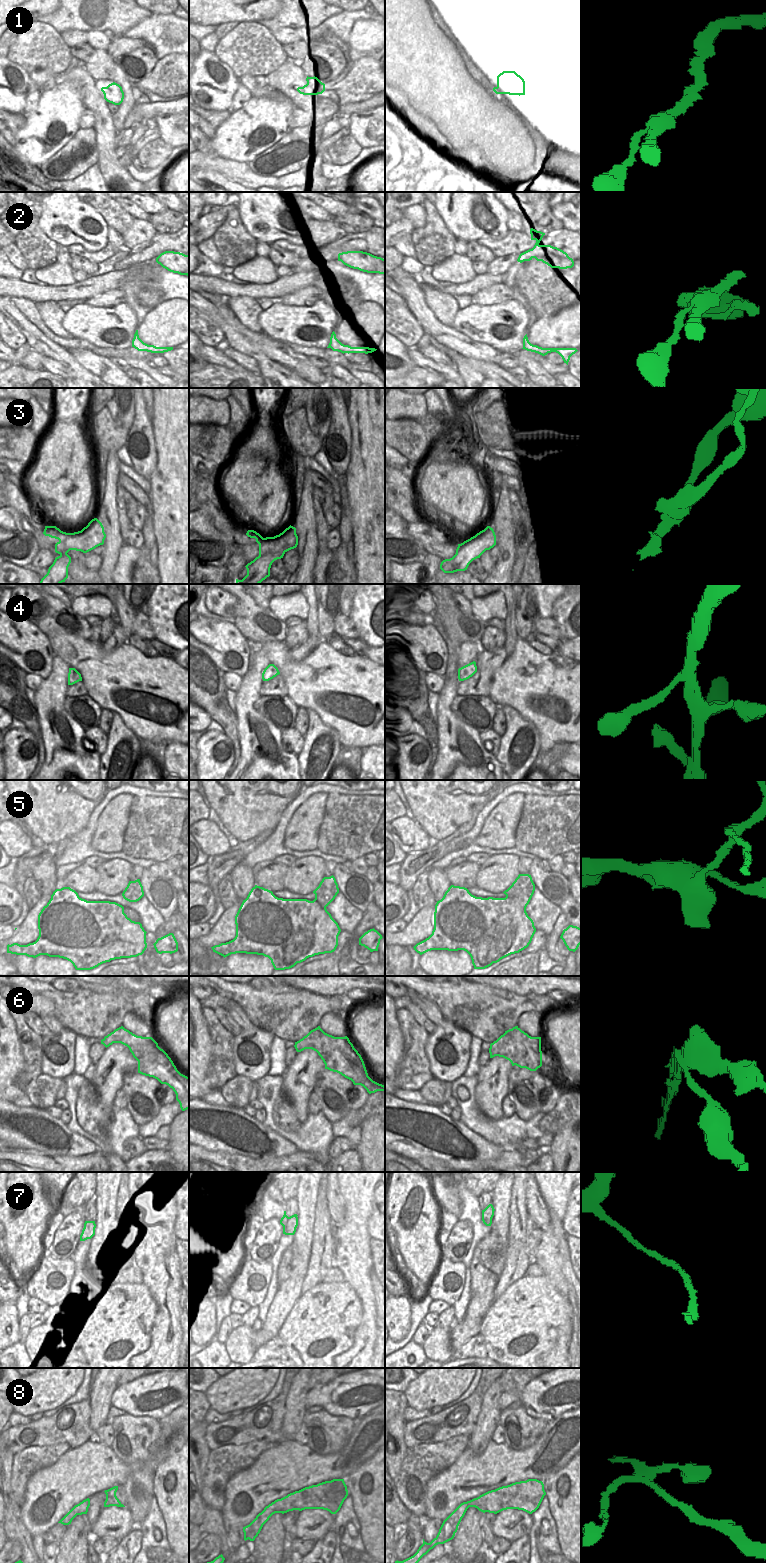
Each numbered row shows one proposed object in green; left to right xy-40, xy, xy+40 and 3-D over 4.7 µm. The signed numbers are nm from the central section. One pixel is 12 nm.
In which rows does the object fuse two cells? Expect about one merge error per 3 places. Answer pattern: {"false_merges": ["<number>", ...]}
{"false_merges": ["2", "3", "5", "6"]}

